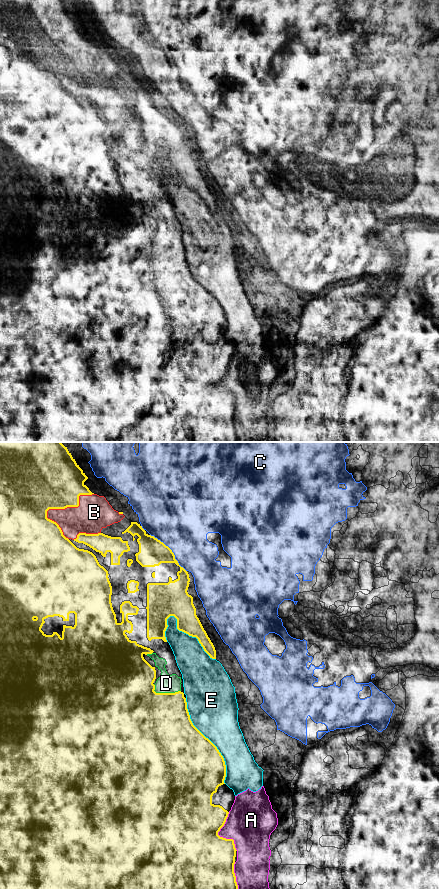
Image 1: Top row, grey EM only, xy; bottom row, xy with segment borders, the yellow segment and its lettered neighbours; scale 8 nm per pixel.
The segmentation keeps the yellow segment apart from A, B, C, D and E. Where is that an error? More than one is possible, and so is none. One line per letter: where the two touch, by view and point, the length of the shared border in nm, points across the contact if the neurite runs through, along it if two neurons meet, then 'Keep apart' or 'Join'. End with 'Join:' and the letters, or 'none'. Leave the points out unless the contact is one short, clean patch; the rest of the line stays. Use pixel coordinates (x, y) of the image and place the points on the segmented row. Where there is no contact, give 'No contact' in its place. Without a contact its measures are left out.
A: Touches yellow at xy (219, 836). Shared border 320 nm. Keep apart
B: Touches yellow at xy (71, 506). Shared border 440 nm. Join
C: Touches yellow at xy (171, 550). Shared border 420 nm. Keep apart
D: Touches yellow at xy (164, 693). Shared border 240 nm. Join
E: Touches yellow at xy (210, 741). Shared border 750 nm. Keep apart
Join: B, D

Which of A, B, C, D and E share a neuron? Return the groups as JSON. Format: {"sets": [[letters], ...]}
{"sets": [["A", "E"], ["B", "D"], ["C"]]}

